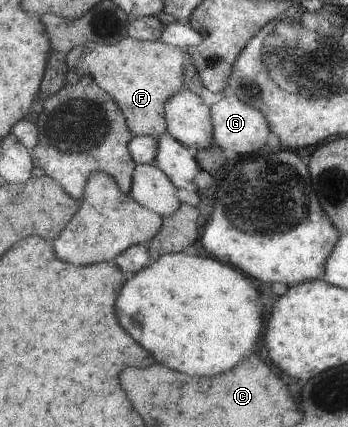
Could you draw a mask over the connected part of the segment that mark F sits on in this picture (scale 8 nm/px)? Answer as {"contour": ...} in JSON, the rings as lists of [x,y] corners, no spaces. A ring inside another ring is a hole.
{"contour":[[[131,36],[116,44],[85,42],[75,46],[67,58],[71,70],[79,75],[92,75],[117,100],[135,136],[153,136],[157,139],[168,131],[165,104],[182,89],[183,61],[185,53],[179,46],[161,40],[138,40]]]}

